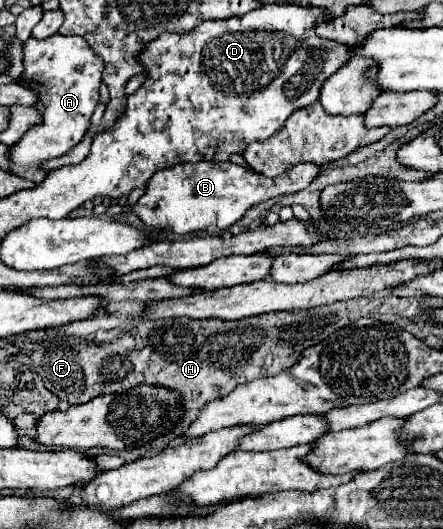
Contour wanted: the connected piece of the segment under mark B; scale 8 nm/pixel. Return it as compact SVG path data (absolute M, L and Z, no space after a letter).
M197 162L175 164L155 172L147 184L145 194L133 206L133 212L143 224L155 230L171 230L175 234L189 234L197 230L225 230L233 226L247 208L269 198L305 190L321 172L319 164L297 164L277 178L265 178L257 172L247 172L243 166L231 162Z

